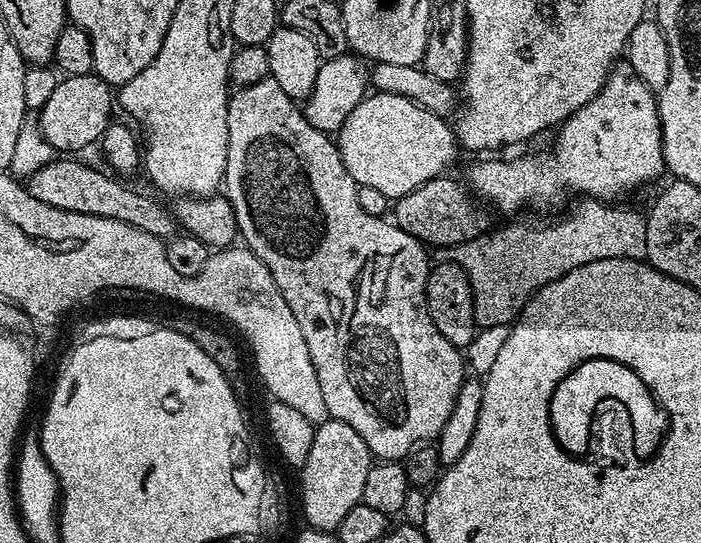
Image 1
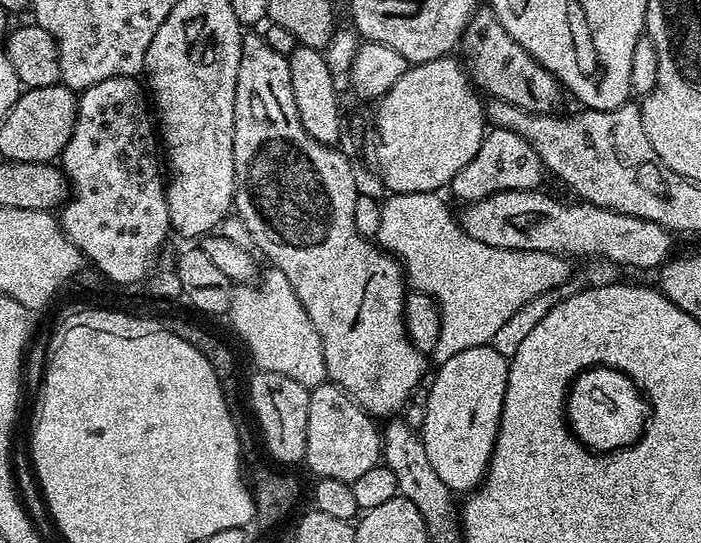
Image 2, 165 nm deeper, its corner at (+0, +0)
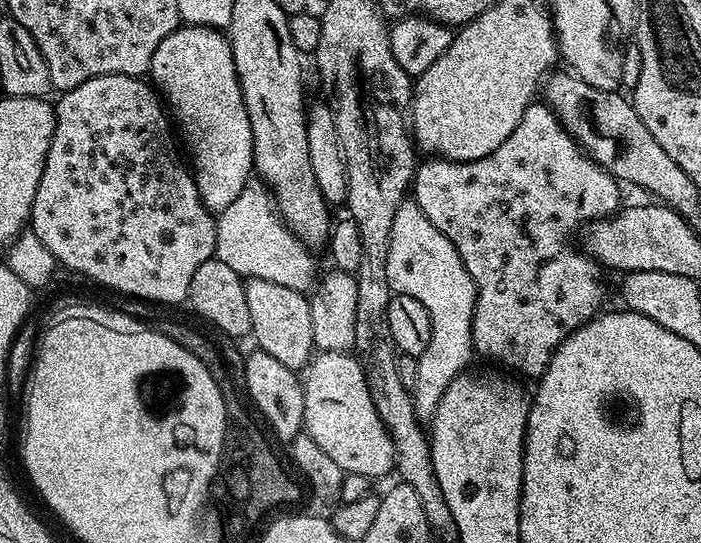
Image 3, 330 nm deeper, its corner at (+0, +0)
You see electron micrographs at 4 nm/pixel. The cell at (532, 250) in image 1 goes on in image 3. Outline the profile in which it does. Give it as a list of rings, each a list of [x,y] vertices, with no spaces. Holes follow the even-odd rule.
[[[405,199],[394,214],[394,226],[390,226],[390,255],[386,258],[386,278],[393,293],[398,296],[418,298],[430,314],[430,342],[426,350],[416,357],[418,375],[411,388],[416,417],[421,422],[431,421],[438,410],[446,386],[469,367],[474,360],[472,346],[472,315],[476,309],[476,284],[470,278],[454,242],[422,214],[415,199]]]

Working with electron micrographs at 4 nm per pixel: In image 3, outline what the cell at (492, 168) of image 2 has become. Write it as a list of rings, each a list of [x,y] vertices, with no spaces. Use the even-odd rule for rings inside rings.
[[[542,102],[530,104],[526,113],[522,116],[522,122],[514,128],[514,133],[502,142],[501,146],[487,155],[486,158],[478,158],[470,162],[458,162],[457,160],[445,160],[443,158],[428,158],[428,160],[419,165],[416,169],[416,175],[410,185],[414,193],[416,205],[454,242],[470,278],[476,284],[476,309],[472,315],[472,346],[477,357],[485,356],[488,360],[493,360],[496,364],[505,364],[513,373],[521,377],[532,376],[539,378],[546,370],[550,358],[556,353],[556,348],[563,340],[573,332],[575,328],[583,326],[587,320],[592,319],[601,311],[600,303],[604,300],[604,284],[600,281],[601,265],[595,260],[589,258],[583,251],[575,252],[568,245],[568,236],[581,226],[589,222],[600,219],[604,216],[610,216],[619,211],[622,201],[620,201],[619,181],[609,175],[604,168],[598,167],[590,156],[576,143],[564,125],[553,116],[552,111]]]

